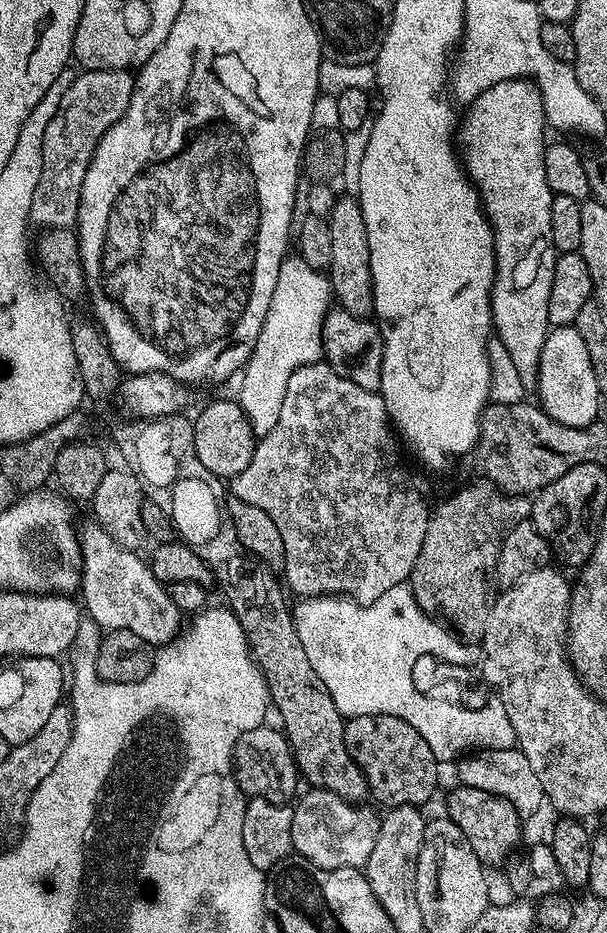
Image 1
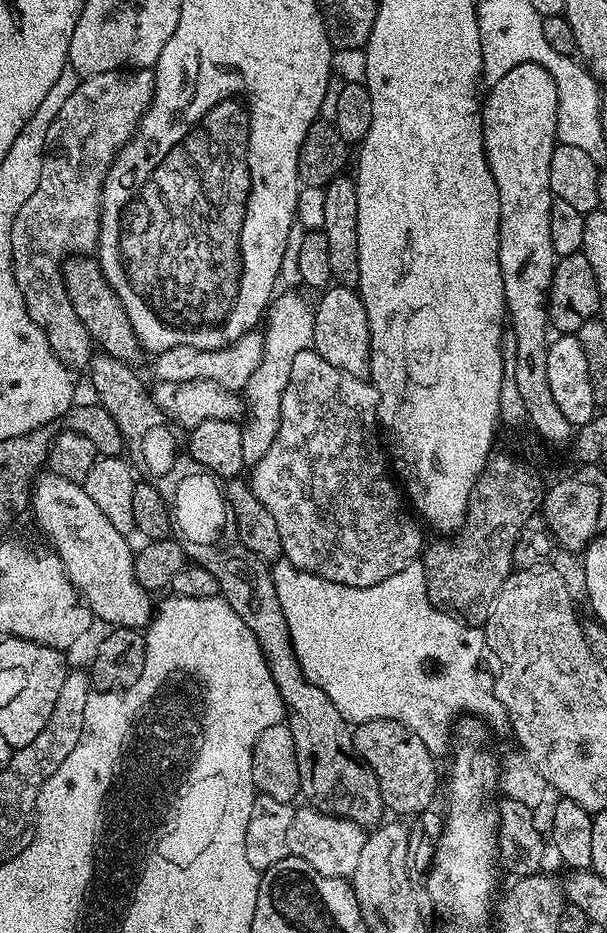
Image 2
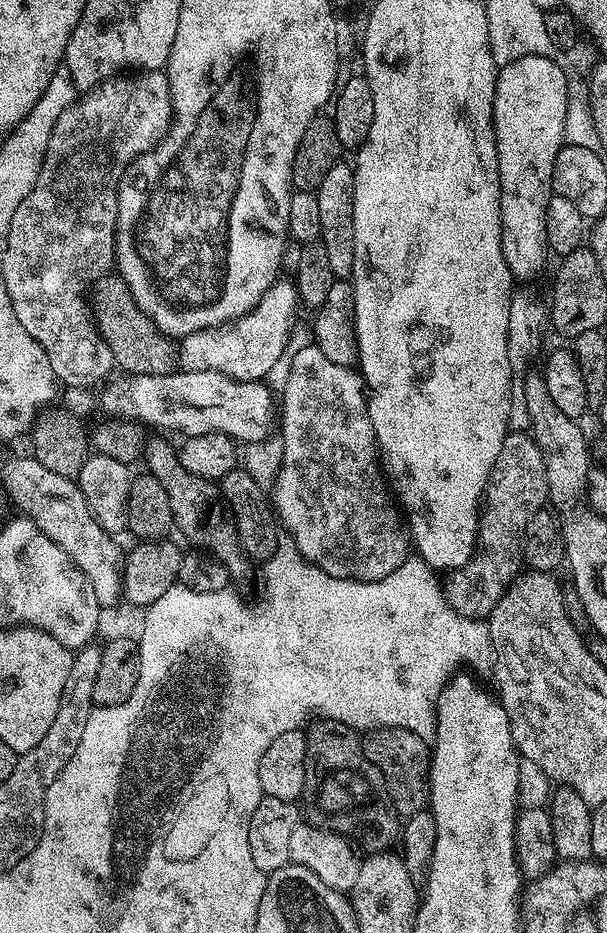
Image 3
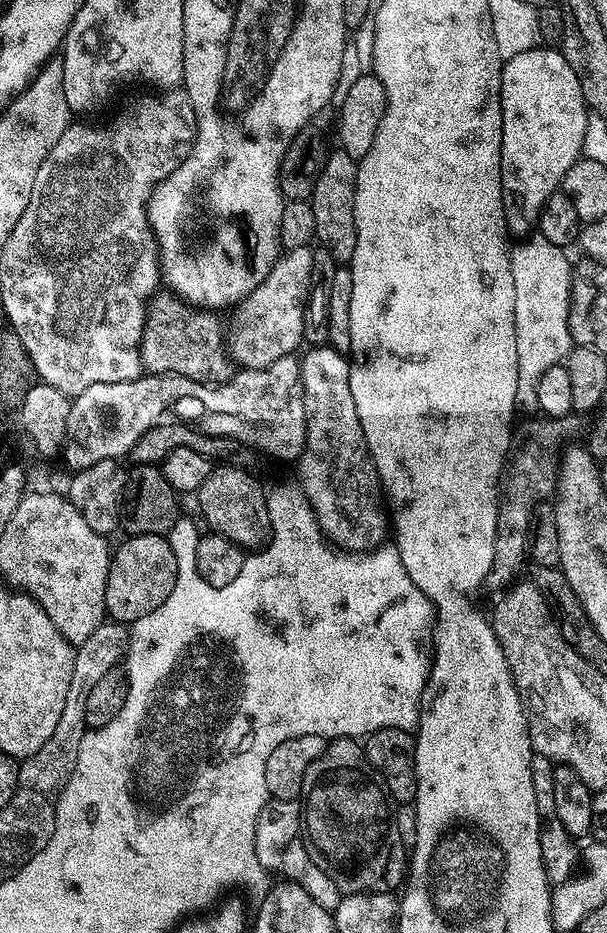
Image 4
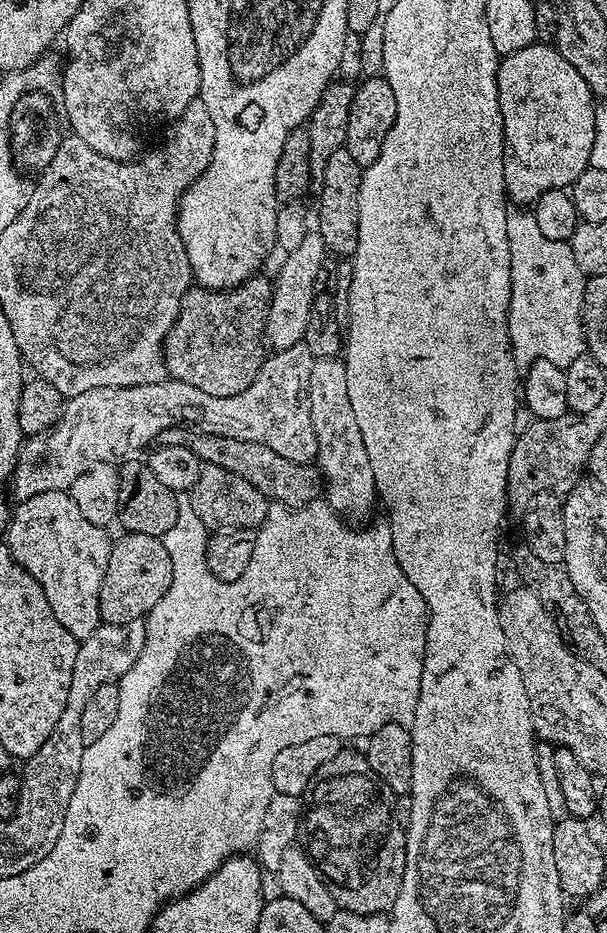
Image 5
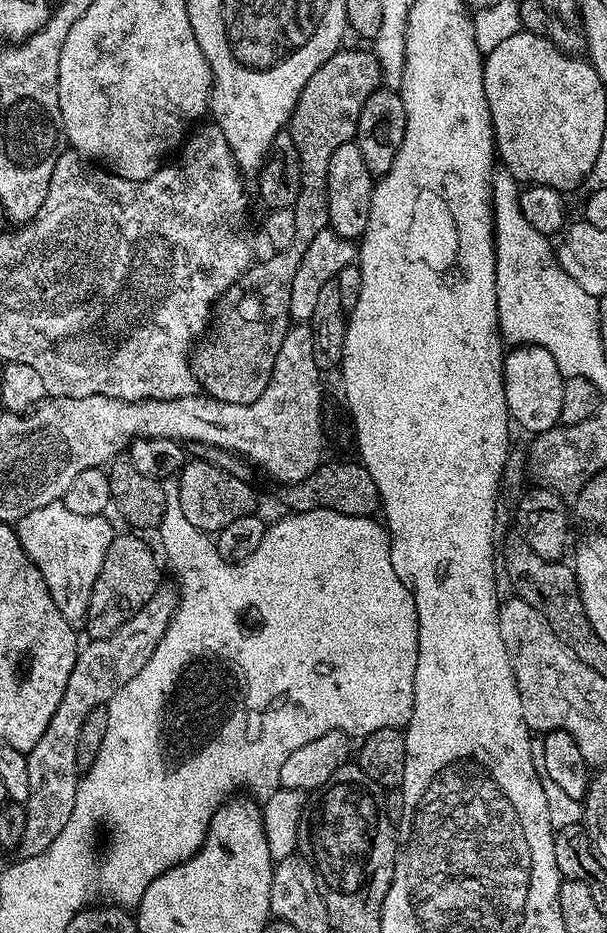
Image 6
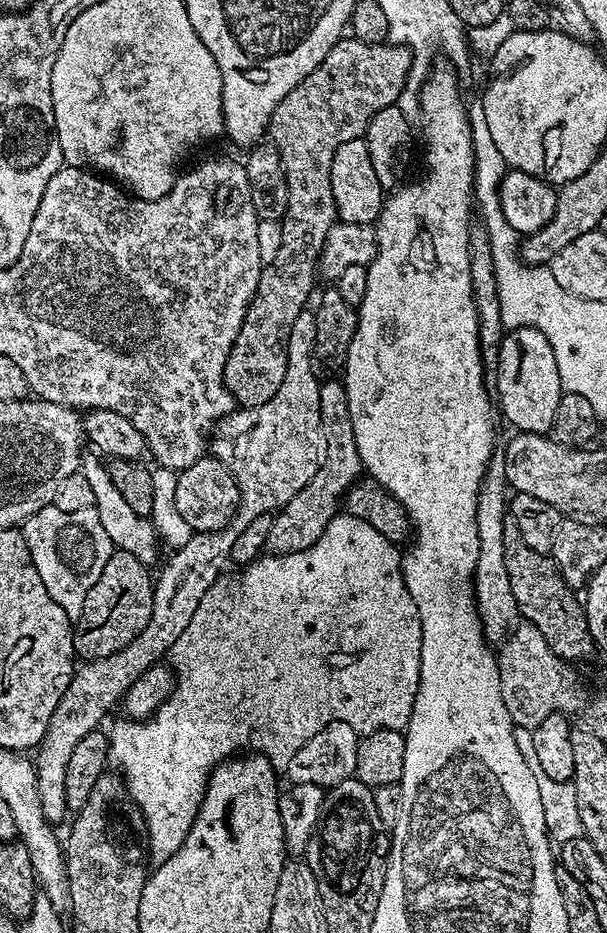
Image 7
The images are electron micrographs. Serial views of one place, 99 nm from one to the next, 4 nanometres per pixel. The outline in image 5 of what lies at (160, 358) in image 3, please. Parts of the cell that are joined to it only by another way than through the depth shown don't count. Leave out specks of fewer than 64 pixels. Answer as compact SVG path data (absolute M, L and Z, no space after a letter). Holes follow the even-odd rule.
M253 274L245 284L236 288L209 290L199 286L189 288L180 300L180 317L168 331L164 340L164 365L171 379L181 380L190 386L198 386L202 394L226 398L242 394L254 382L258 370L266 359L265 320L272 300L273 281L264 274Z

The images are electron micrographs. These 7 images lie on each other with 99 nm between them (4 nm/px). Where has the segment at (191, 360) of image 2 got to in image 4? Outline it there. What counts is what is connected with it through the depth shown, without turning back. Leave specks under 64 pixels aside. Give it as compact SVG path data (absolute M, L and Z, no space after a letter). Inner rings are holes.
M281 253L266 278L231 311L224 334L229 359L243 369L262 369L282 357L293 355L303 343L311 286L312 280L304 280L300 268L288 264L288 257Z

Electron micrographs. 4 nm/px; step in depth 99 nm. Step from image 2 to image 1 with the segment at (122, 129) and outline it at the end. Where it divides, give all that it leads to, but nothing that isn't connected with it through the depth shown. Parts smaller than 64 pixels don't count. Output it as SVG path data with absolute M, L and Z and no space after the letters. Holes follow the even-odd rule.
M94 68L84 70L76 77L76 81L66 90L62 102L58 106L58 114L50 118L50 126L46 126L46 134L42 134L42 178L38 178L38 190L34 190L34 202L30 206L29 221L37 224L37 229L51 230L54 228L71 229L76 223L78 202L82 182L86 178L86 170L96 152L98 142L126 114L130 106L132 91L136 89L133 73L118 68Z

